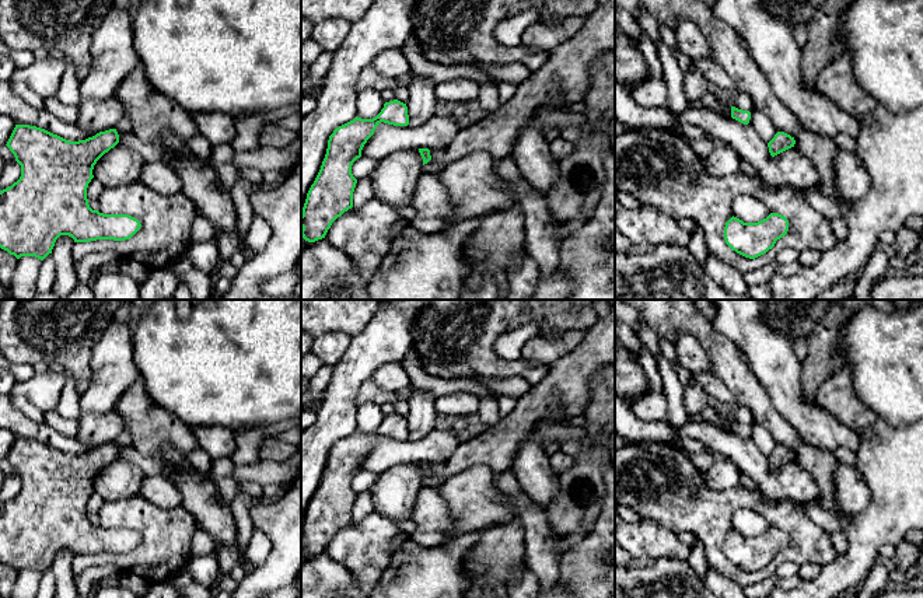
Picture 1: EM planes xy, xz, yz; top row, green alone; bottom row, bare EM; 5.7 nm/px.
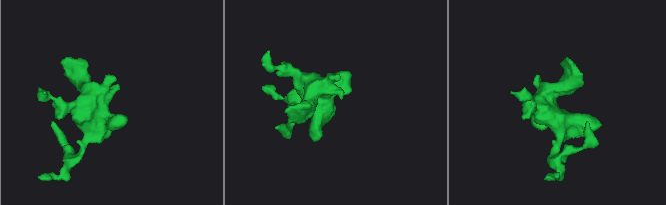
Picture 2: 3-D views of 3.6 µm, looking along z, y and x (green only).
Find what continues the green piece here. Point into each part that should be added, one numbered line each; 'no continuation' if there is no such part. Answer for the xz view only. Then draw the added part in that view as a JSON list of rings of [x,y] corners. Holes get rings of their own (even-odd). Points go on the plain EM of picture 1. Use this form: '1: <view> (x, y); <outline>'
1: xz (567, 378); [[[615,303],[606,317],[597,318],[595,324],[585,331],[583,343],[569,354],[556,359],[545,368],[543,378],[531,389],[517,398],[514,410],[487,427],[476,437],[462,441],[445,462],[440,475],[430,473],[423,479],[424,486],[438,489],[448,478],[458,475],[472,466],[486,465],[499,476],[511,468],[520,443],[532,437],[542,420],[573,419],[584,415],[591,402],[590,378],[604,366],[615,361]]]

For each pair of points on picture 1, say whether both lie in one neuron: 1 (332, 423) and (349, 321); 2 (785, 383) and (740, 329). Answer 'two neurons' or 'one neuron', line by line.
1: two neurons
2: one neuron

